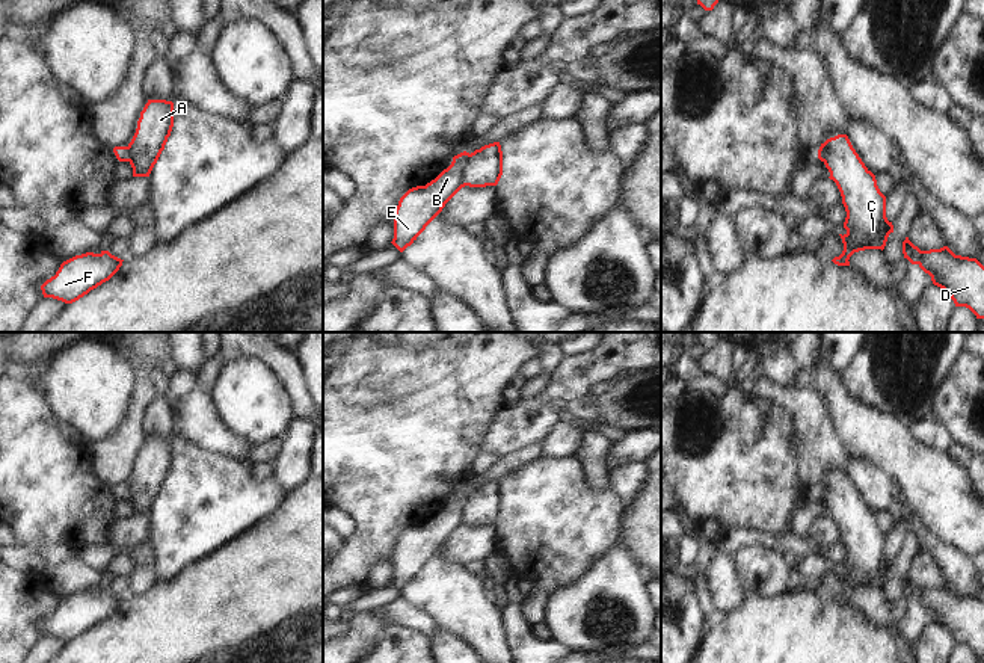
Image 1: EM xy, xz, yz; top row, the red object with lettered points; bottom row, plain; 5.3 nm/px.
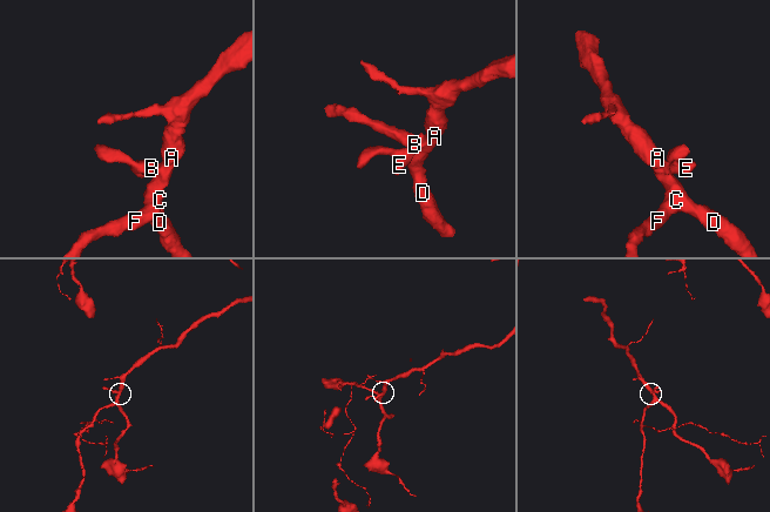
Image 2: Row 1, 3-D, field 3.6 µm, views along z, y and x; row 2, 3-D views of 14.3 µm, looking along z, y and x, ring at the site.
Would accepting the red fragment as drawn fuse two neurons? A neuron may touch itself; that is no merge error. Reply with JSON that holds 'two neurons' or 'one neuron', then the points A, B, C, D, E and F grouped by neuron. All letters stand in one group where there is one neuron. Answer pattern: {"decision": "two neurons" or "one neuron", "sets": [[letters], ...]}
{"decision": "two neurons", "sets": [["A", "C", "D", "F"], ["B", "E"]]}

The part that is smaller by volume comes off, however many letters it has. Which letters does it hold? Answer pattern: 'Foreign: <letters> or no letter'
Foreign: B, E

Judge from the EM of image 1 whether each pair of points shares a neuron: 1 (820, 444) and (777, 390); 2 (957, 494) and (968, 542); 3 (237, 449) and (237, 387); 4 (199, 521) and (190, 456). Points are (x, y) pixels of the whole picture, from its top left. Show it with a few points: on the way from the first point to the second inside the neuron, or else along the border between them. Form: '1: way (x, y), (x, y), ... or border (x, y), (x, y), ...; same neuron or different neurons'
1: way (814, 431), (811, 420), (791, 400); same neuron
2: way (957, 506), (957, 518), (968, 530); same neuron
3: border (216, 407), (221, 417), (252, 446); different neurons
4: way (199, 505), (199, 479), (196, 473); same neuron

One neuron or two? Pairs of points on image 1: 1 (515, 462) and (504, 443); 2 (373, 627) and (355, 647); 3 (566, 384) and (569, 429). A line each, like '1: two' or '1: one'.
1: two
2: one
3: two

